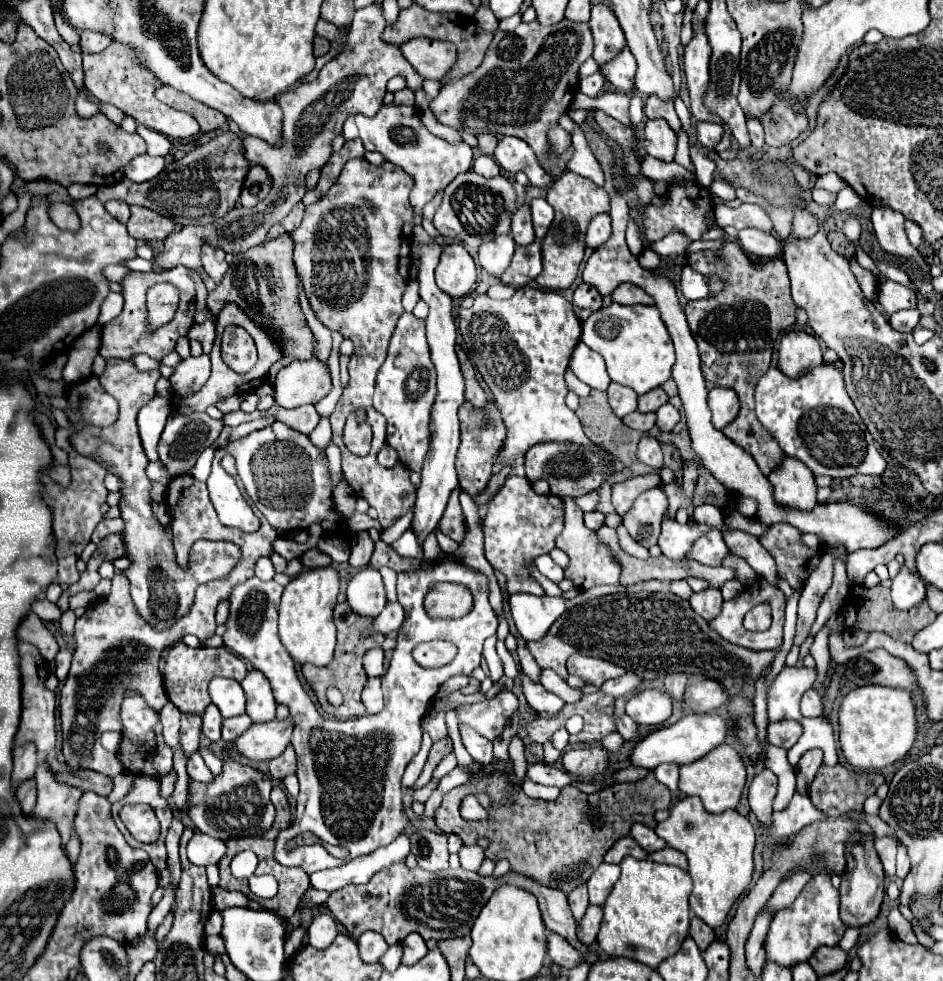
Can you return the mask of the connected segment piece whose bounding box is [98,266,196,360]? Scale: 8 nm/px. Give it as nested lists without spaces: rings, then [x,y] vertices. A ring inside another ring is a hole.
[[[176,266],[172,270],[162,270],[162,272],[132,272],[122,280],[122,296],[124,296],[124,310],[118,318],[114,318],[112,322],[108,322],[102,328],[102,344],[100,344],[100,354],[104,358],[130,358],[136,354],[148,354],[154,360],[162,360],[166,354],[170,354],[176,348],[176,340],[180,336],[186,336],[188,330],[194,324],[194,302],[196,302],[196,288],[194,282],[188,276],[188,270],[184,266]],[[158,282],[170,282],[172,286],[178,288],[180,292],[180,304],[176,310],[174,320],[170,320],[168,324],[164,324],[162,328],[158,328],[156,332],[148,334],[146,330],[146,292],[152,284]]]

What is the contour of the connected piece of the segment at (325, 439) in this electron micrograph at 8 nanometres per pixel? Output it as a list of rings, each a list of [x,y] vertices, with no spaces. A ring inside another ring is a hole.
[[[322,416],[322,418],[320,418],[320,424],[316,426],[314,432],[308,434],[308,438],[312,438],[312,442],[316,444],[316,448],[320,448],[322,452],[326,452],[326,446],[330,444],[330,438],[332,438],[328,416]]]

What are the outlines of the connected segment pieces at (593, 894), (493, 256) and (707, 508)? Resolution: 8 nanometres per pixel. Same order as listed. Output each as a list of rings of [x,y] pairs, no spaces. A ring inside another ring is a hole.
[[[600,864],[600,868],[590,876],[588,880],[588,894],[590,894],[590,904],[598,904],[602,906],[612,890],[612,886],[616,884],[620,876],[620,866],[612,866],[612,864]]]
[[[502,234],[502,236],[494,236],[488,242],[484,242],[478,250],[478,262],[480,266],[492,274],[492,276],[500,276],[512,260],[514,254],[514,240],[512,234]]]
[[[702,504],[694,508],[694,522],[698,524],[712,524],[712,526],[720,526],[724,522],[724,514],[720,508],[716,508],[714,504]]]

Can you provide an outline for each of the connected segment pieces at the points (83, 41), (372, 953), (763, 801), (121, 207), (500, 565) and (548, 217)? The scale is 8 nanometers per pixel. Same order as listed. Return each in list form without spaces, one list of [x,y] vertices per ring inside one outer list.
[[[80,32],[80,46],[82,52],[102,52],[112,44],[112,36],[104,36],[104,32]]]
[[[368,930],[358,938],[358,948],[364,962],[378,962],[380,956],[388,950],[388,944],[378,932]]]
[[[766,768],[760,774],[756,774],[748,790],[750,808],[756,814],[756,818],[762,822],[762,826],[768,826],[772,822],[774,796],[776,796],[776,774]]]
[[[124,200],[106,202],[106,210],[120,222],[128,222],[128,218],[130,218],[130,206],[124,204]]]
[[[522,476],[506,478],[506,484],[500,488],[500,492],[494,496],[494,500],[488,506],[488,514],[484,518],[484,536],[486,536],[486,558],[498,572],[502,572],[506,576],[508,594],[516,594],[516,592],[530,592],[536,596],[544,594],[544,588],[530,574],[528,564],[534,562],[538,556],[548,554],[554,548],[554,540],[562,532],[562,522],[564,522],[564,502],[560,498],[556,498],[552,494],[538,496],[530,488],[530,482]]]
[[[538,198],[530,202],[530,210],[532,210],[532,224],[534,224],[536,238],[542,240],[554,220],[554,208],[544,198]]]

